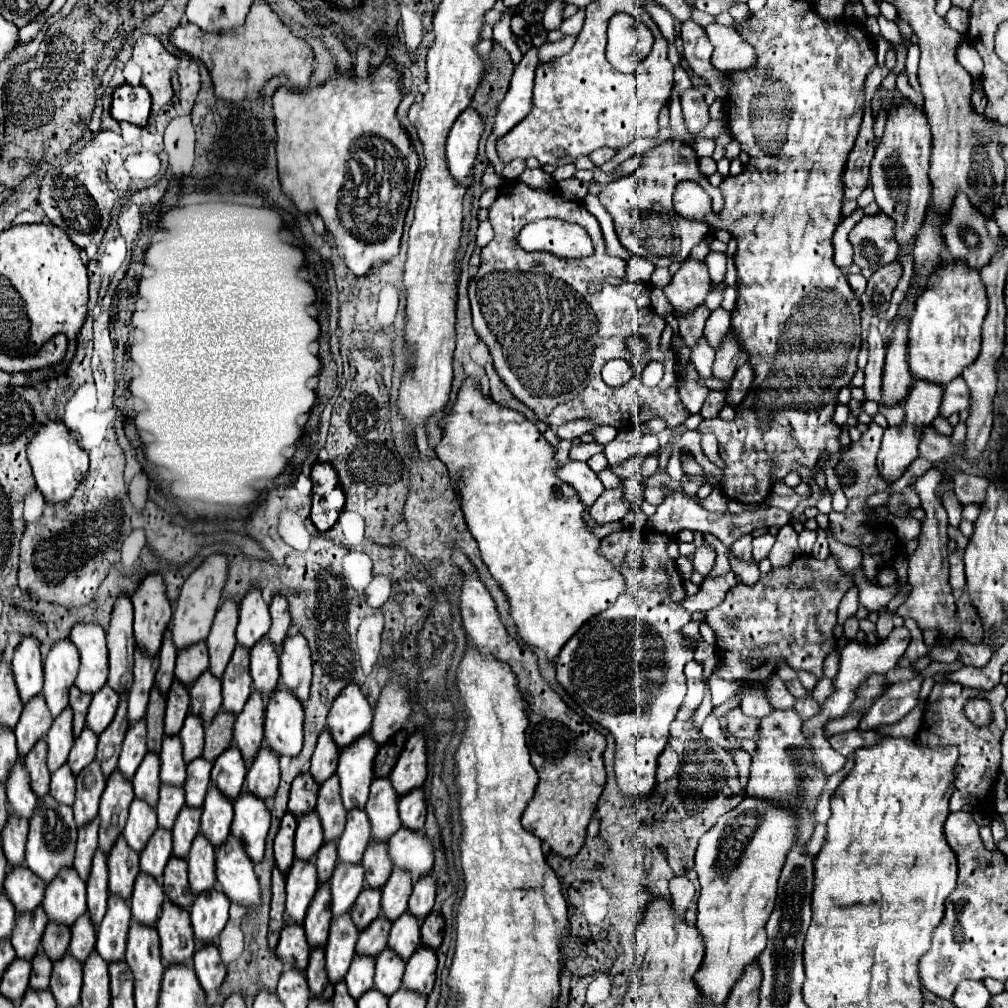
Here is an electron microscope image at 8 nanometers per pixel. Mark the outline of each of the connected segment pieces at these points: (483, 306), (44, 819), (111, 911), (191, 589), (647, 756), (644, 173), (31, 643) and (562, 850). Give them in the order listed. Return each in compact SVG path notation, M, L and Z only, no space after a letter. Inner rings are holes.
M508 181L498 189L496 201L488 209L488 221L494 229L494 239L482 247L482 263L478 269L478 275L470 279L468 295L472 303L472 319L474 329L478 337L488 345L490 355L494 359L494 367L500 375L500 379L506 383L506 387L522 401L526 403L540 421L560 427L574 419L590 419L596 425L610 425L618 431L628 423L630 419L636 419L636 423L646 423L652 417L660 417L666 421L668 427L682 425L690 413L682 405L678 395L678 375L674 365L678 363L678 357L672 357L672 351L666 353L660 351L660 335L666 325L662 317L658 317L650 309L650 287L638 285L626 281L626 261L618 257L610 257L604 247L604 237L600 231L600 225L594 215L590 215L580 201L570 201L564 195L558 193L558 189L532 189L518 181ZM536 219L574 219L580 227L584 227L590 233L590 239L594 243L594 253L590 257L580 259L560 259L552 253L526 253L518 245L518 233L524 225L536 221ZM604 277L618 277L622 279L620 285L604 285L600 293L588 293L588 285L594 281L600 281ZM630 335L642 335L650 341L650 351L644 357L636 357L628 351L626 339ZM612 359L626 359L634 367L634 377L626 383L626 387L608 387L600 375L600 369L612 361ZM662 359L664 361L664 379L660 387L648 389L642 383L642 369L648 361Z
M50 793L38 797L36 809L30 817L30 833L26 841L26 865L42 877L42 881L52 881L60 869L72 867L74 849L76 849L76 823L70 805L58 803Z
M110 895L108 911L100 923L98 941L96 941L96 951L108 963L124 959L126 935L130 929L130 921L132 921L132 913L130 913L128 901L118 895Z
M216 553L216 555L210 555L184 583L182 591L180 591L180 597L178 597L178 607L174 611L174 617L172 617L172 635L174 635L174 643L178 649L184 649L184 647L190 647L198 641L204 641L210 633L210 627L212 627L212 621L214 621L214 615L220 607L220 599L222 599L222 589L226 585L226 579L228 579L228 567L230 567L230 559L224 555L224 553Z
M620 529L602 539L600 553L624 575L626 589L618 595L616 603L596 617L588 619L574 637L562 647L556 659L556 677L562 687L574 697L574 701L602 727L606 727L616 739L616 759L614 771L618 779L620 791L628 799L640 799L650 795L656 785L656 765L658 755L668 743L668 729L674 721L682 699L686 695L686 677L684 665L694 657L694 649L684 647L682 627L690 623L692 615L682 607L682 601L688 597L684 589L684 579L672 563L652 563L652 567L644 567L640 573L628 569L622 561L630 551L630 531Z
M662 141L644 151L642 165L636 173L610 183L600 191L600 203L612 215L620 243L638 257L646 257L656 267L682 263L694 245L708 233L708 223L684 219L672 209L672 191L682 179L702 183L704 175L698 169L698 157L692 147L678 141Z
M28 635L22 639L22 643L14 651L12 669L14 669L14 679L20 691L20 699L24 703L42 691L44 675L42 675L40 641L36 637Z
M464 577L460 609L470 641L482 655L492 655L510 665L520 681L518 689L528 703L526 741L532 755L532 765L536 767L540 781L522 815L522 825L530 833L540 837L546 845L550 845L554 853L562 857L574 857L584 845L588 821L596 809L600 793L604 791L606 771L602 753L606 749L606 737L590 727L590 723L584 721L574 709L570 709L562 701L562 697L544 681L538 669L538 657L508 635L498 617L494 599L478 577ZM562 773L568 773L566 783L560 781Z

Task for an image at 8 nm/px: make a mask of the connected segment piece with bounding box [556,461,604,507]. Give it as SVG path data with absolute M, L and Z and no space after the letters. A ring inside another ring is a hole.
M570 461L568 465L560 465L560 469L556 471L558 477L566 483L570 483L578 495L580 495L580 501L590 507L594 505L594 501L602 495L604 491L604 485L602 481L598 479L598 475L586 465L586 463L580 463L580 461Z

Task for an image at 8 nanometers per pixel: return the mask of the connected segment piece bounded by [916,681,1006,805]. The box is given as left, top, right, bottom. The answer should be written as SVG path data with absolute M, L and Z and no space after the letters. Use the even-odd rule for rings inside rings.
M944 681L944 683L936 683L928 695L928 703L924 707L922 729L916 735L916 741L920 741L922 745L956 745L960 749L956 773L962 775L964 781L958 779L954 795L958 791L966 791L964 803L968 803L968 805L982 805L986 801L986 795L992 791L994 781L1000 773L1000 757L1002 757L1000 739L1002 739L1002 733L1006 729L1006 715L1002 709L1004 699L1006 699L1006 687L1002 683L998 683L990 691L982 691L982 689L962 687L962 685L952 683L952 681ZM974 693L982 693L992 705L994 721L988 727L976 727L964 715L964 705L968 703L970 697L974 697Z

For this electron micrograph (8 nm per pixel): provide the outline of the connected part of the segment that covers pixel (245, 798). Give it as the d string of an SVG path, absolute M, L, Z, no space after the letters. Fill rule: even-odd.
M240 793L234 801L232 835L244 843L244 849L252 861L264 857L264 841L270 829L270 811L260 797L252 793Z

